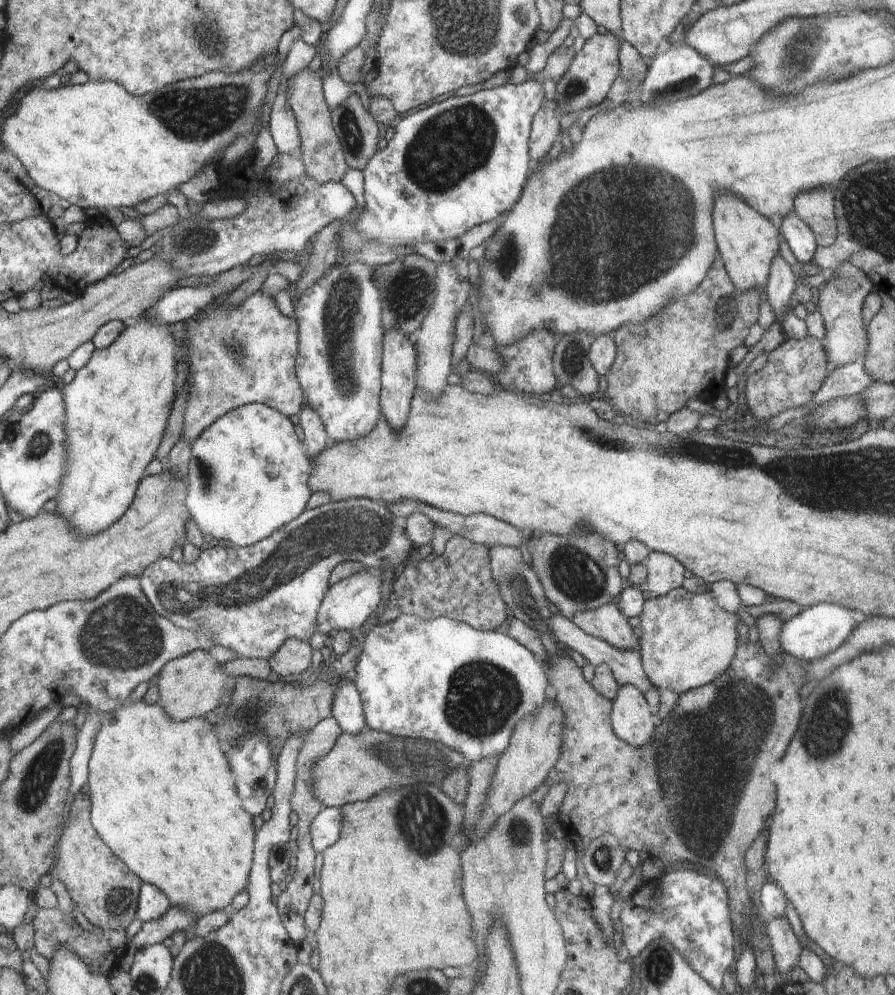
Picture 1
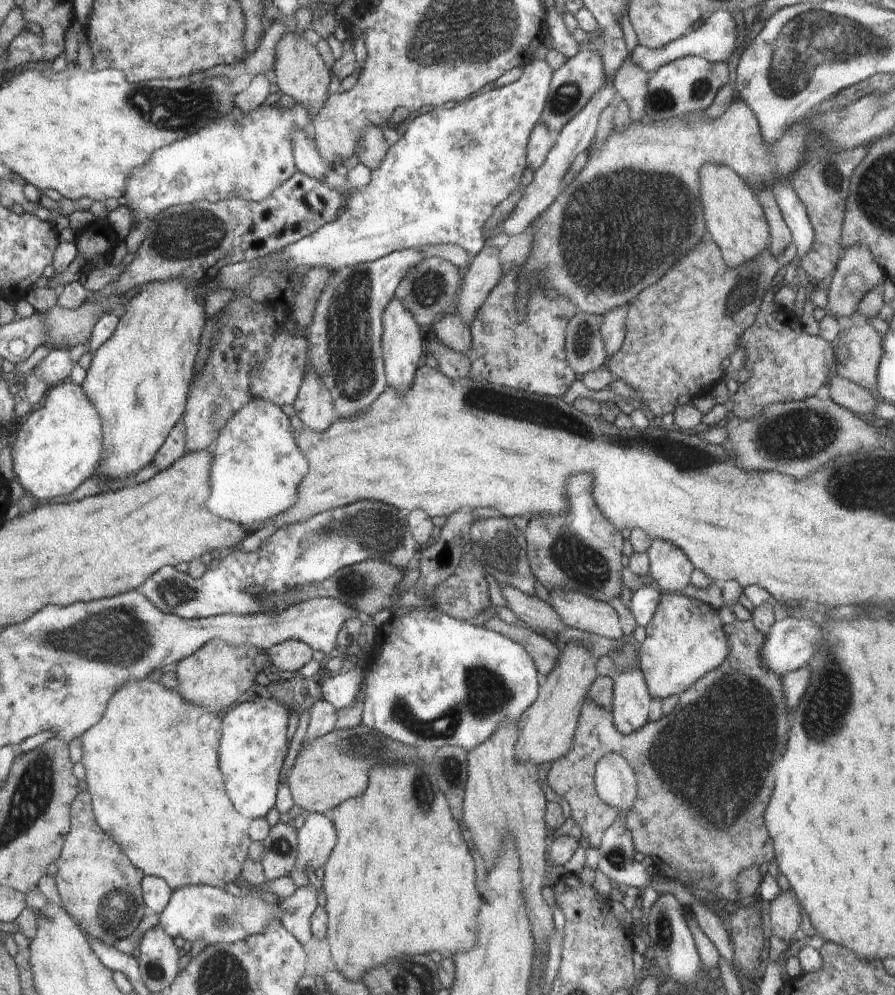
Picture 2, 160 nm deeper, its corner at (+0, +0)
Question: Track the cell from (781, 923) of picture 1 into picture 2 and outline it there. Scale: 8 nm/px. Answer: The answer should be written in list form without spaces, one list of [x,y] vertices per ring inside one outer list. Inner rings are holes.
[[[792,891],[780,892],[780,894],[766,905],[769,911],[769,923],[772,924],[772,932],[778,938],[789,942],[794,938],[798,926],[800,926],[800,914],[802,905]]]

